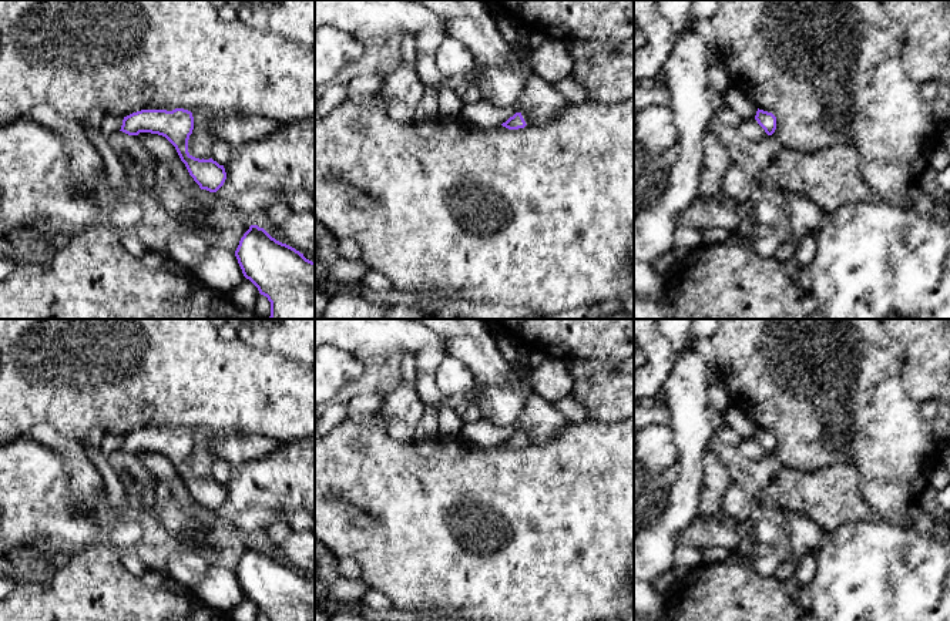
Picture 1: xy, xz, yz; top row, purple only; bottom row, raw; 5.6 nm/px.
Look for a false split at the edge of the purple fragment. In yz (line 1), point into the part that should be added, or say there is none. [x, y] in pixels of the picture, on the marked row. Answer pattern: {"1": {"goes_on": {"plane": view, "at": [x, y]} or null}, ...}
{"1": {"goes_on": null}}

